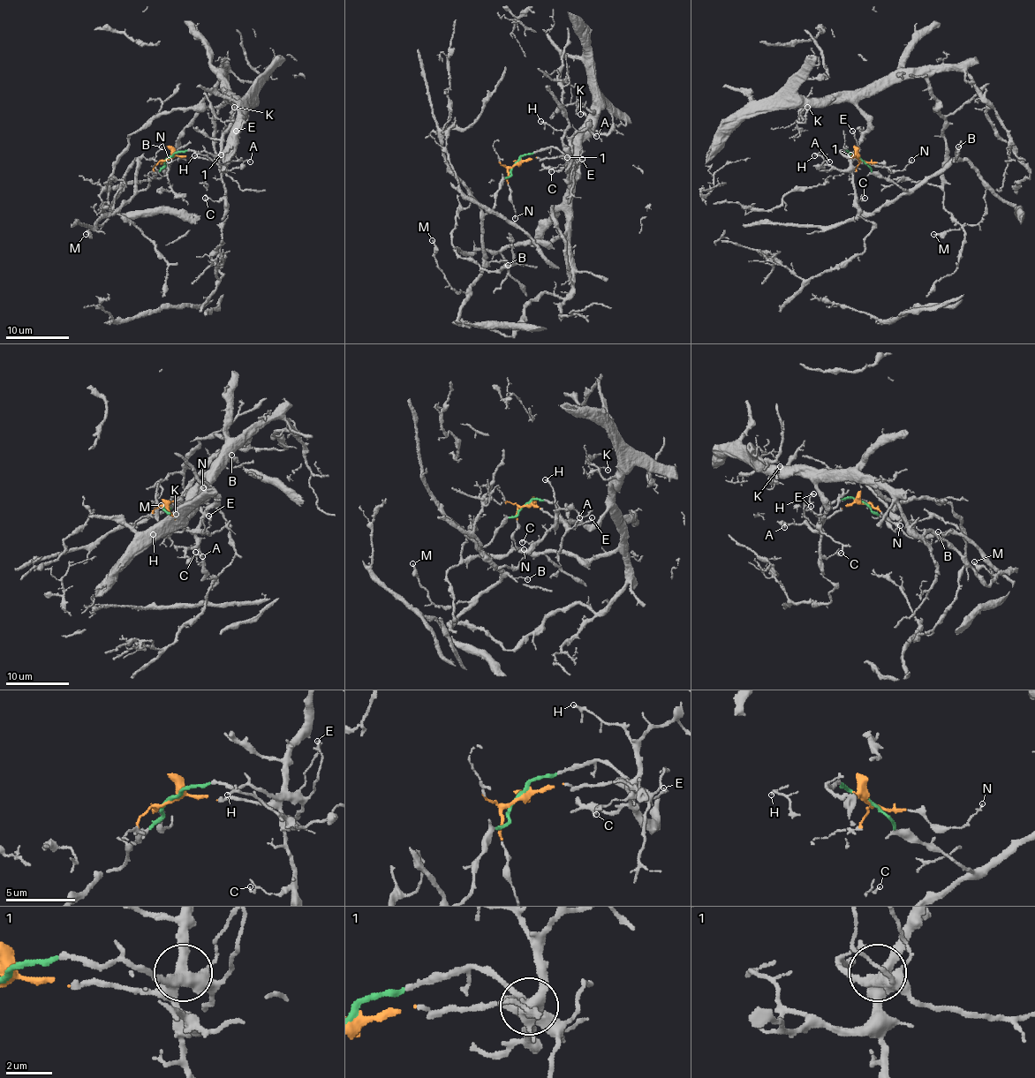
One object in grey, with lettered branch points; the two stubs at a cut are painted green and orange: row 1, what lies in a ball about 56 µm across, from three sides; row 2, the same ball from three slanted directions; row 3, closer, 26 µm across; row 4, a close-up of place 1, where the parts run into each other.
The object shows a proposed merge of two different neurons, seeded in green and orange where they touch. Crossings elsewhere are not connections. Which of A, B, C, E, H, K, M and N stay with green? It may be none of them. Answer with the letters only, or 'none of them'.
B, E, M

